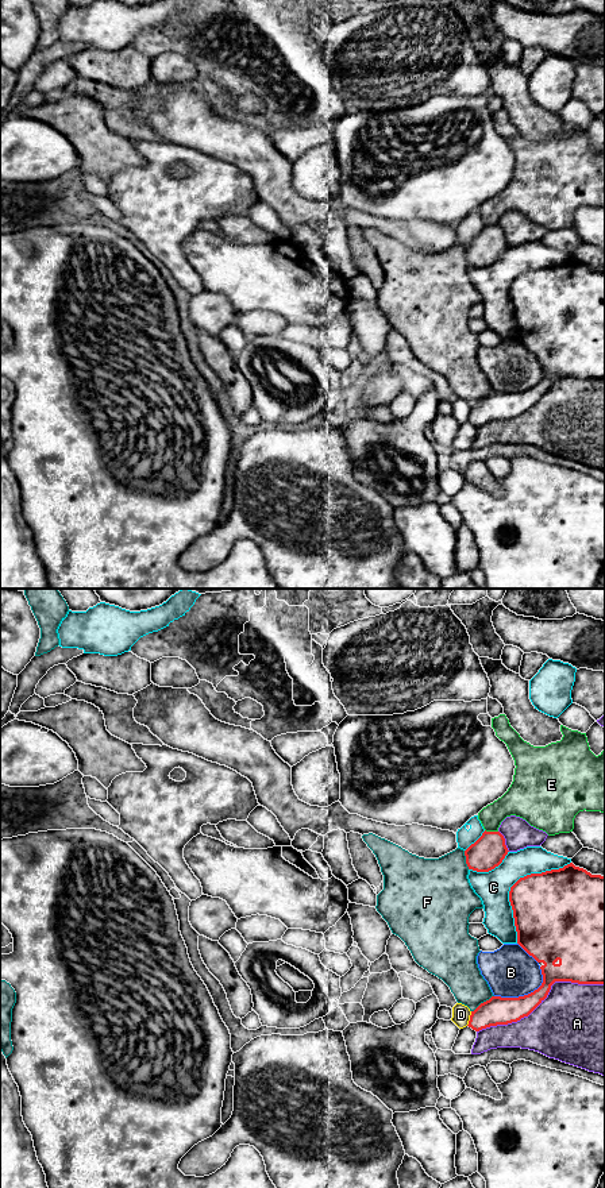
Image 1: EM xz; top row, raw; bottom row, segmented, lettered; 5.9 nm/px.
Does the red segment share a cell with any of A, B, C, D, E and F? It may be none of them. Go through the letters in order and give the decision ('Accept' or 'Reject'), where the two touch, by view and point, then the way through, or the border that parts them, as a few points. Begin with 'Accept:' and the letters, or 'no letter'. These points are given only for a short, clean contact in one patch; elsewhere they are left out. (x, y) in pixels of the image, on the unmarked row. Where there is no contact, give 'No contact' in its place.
Accept: no letter
A: Reject. Touches red at xz (543, 394)
B: Reject. Touches red at xz (525, 390)
C: Reject. Touches red at xz (512, 281)
D: Reject. Touches red at xz (470, 413)
E: Reject. Touches red at xz (492, 227). Boundary: xz (485, 224), (497, 227)
F: Reject. Touches red at xz (484, 397)

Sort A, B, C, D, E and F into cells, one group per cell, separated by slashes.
A / B / C / D / E / F

